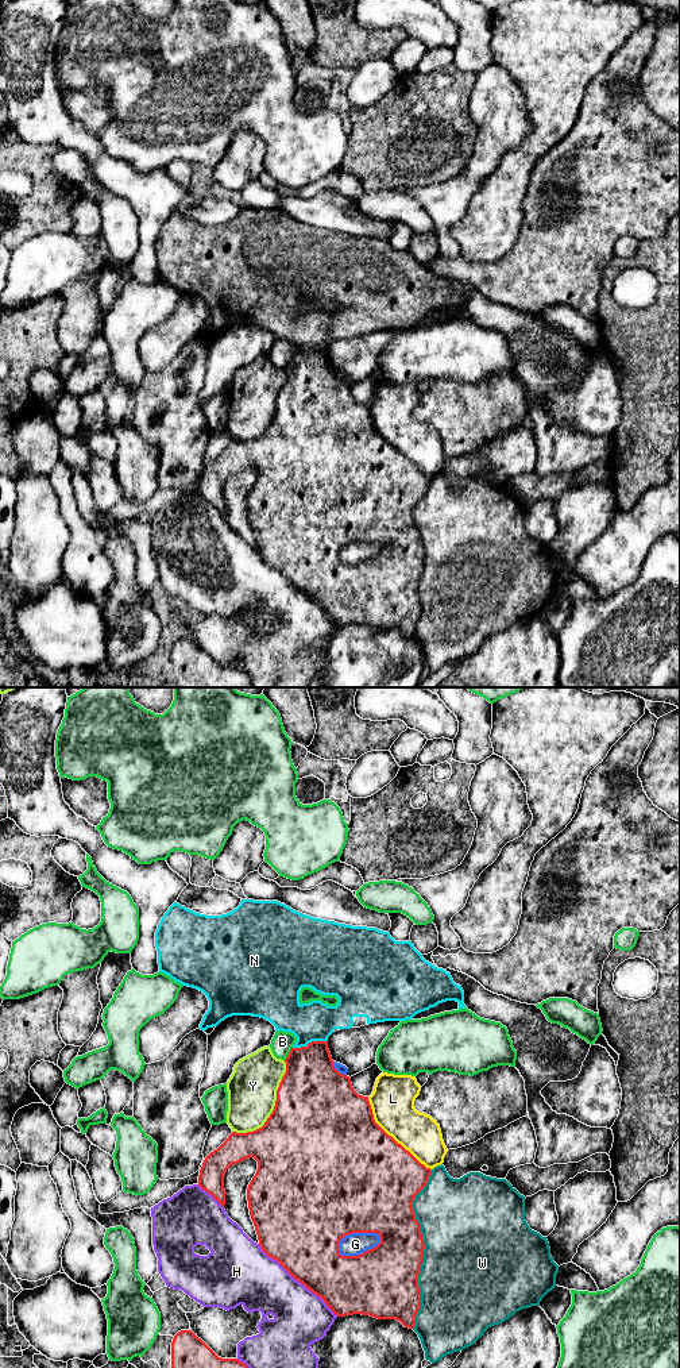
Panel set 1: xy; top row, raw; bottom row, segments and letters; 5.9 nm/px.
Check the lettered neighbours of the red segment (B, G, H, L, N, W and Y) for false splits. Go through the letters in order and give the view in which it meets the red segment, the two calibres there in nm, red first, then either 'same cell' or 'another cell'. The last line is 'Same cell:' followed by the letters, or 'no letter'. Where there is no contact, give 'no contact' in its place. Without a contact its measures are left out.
B: xy | 380/130 nm | another cell
G: xy | 420/130 nm | another cell
H: xy | 400/320 nm | another cell
L: xy | 500/260 nm | another cell
N: xy | 340/240 nm | another cell
W: xy | 340/500 nm | another cell
Y: xy | 500/300 nm | another cell
Same cell: no letter

